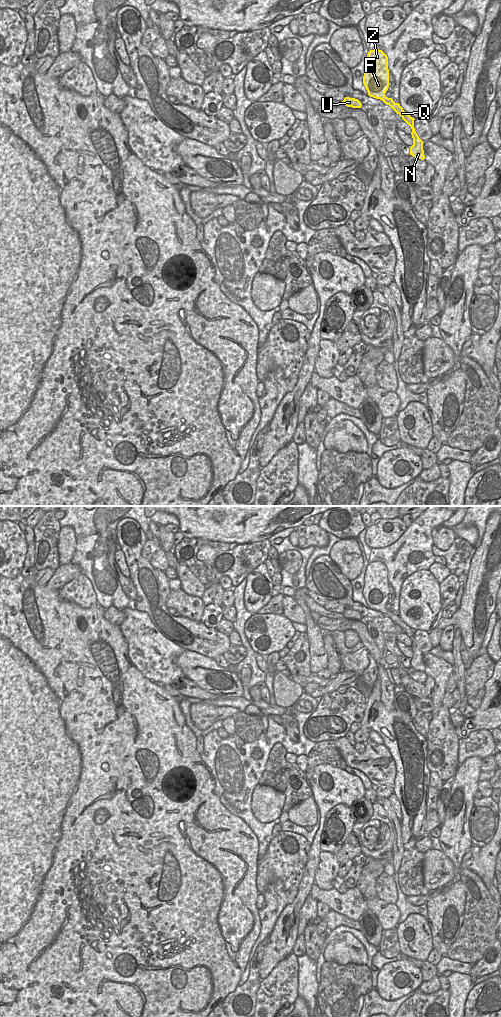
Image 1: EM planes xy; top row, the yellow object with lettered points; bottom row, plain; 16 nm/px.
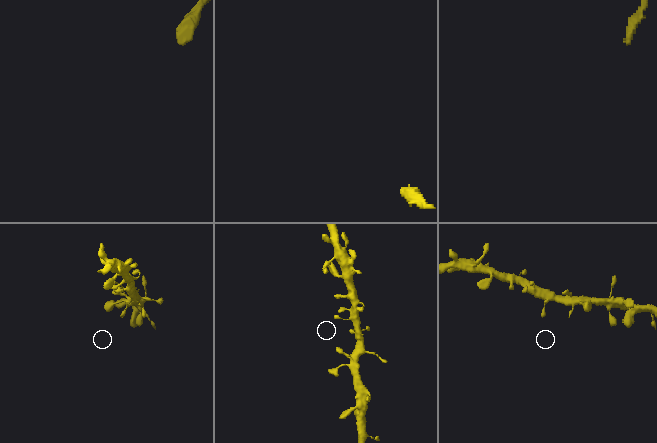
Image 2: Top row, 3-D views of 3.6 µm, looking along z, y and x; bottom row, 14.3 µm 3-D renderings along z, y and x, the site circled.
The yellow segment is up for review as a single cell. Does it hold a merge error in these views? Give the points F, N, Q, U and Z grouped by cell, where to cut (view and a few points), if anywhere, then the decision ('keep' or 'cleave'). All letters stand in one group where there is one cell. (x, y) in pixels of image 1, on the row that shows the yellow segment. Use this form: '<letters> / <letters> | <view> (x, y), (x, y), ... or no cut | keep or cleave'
F N Q U Z | no cut | keep

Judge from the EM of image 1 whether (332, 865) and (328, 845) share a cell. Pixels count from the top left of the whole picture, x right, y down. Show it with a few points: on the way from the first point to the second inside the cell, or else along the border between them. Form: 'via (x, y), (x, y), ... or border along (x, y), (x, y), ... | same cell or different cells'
border along (321, 850), (333, 854) | different cells

